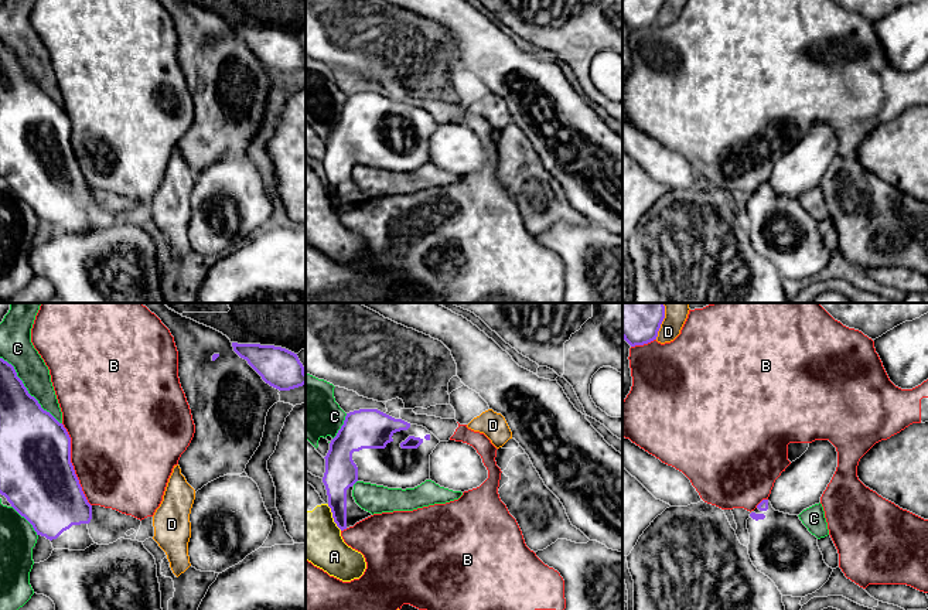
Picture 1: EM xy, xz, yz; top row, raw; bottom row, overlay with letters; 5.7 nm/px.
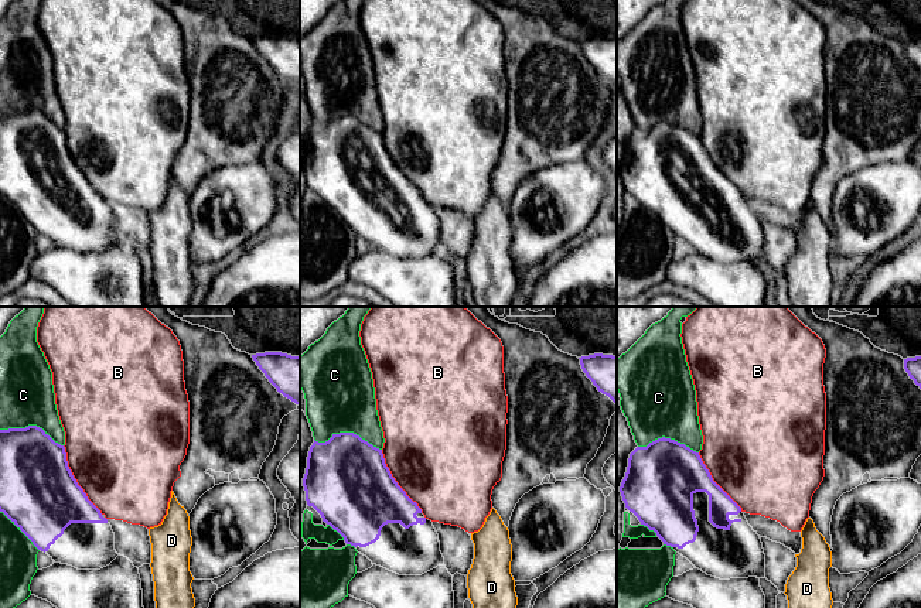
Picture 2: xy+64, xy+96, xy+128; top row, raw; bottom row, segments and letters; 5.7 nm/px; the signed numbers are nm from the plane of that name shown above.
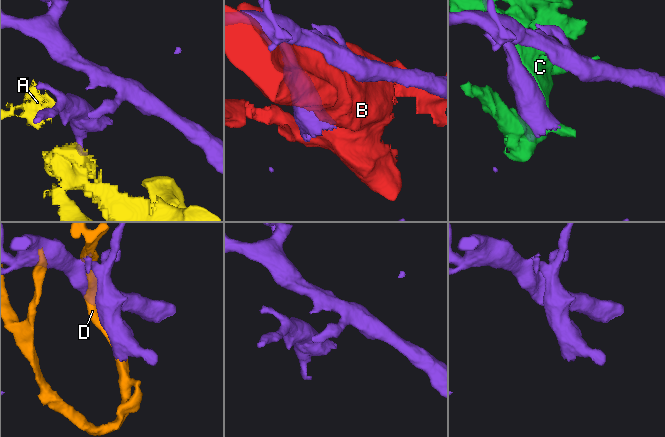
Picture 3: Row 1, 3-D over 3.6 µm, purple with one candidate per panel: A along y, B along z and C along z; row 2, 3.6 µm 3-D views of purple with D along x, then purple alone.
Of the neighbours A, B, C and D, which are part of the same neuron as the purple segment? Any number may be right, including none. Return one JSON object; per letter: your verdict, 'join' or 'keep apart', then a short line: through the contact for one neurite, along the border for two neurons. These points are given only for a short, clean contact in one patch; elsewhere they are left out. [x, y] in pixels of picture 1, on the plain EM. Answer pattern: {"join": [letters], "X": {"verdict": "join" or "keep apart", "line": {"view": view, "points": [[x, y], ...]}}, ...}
{"join": [], "A": {"verdict": "keep apart"}, "B": {"verdict": "keep apart"}, "C": {"verdict": "keep apart"}, "D": {"verdict": "keep apart"}}

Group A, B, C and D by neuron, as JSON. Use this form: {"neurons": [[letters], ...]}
{"neurons": [["A"], ["B"], ["C", "D"]]}

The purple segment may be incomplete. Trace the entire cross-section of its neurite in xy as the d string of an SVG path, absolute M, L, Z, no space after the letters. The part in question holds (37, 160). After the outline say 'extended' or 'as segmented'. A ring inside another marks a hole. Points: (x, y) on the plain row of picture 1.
M0 41L0 177L54 232L93 228L88 185L71 146L71 120Z | extended

